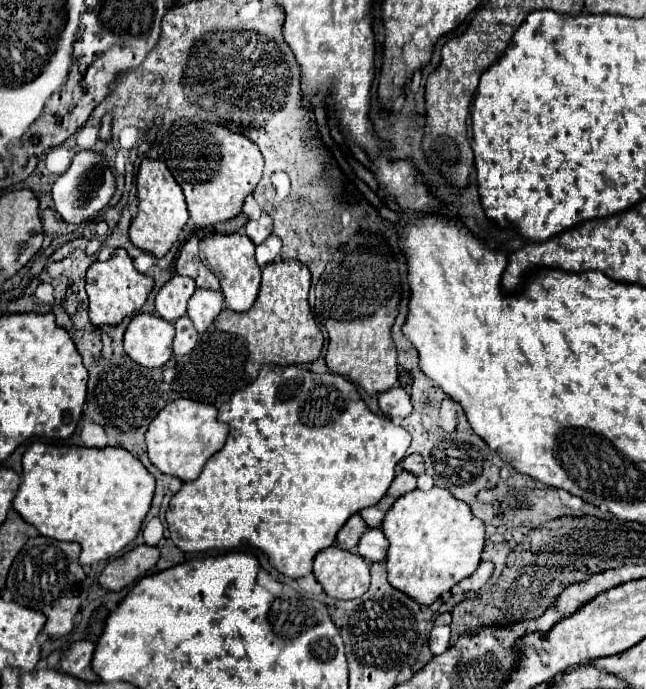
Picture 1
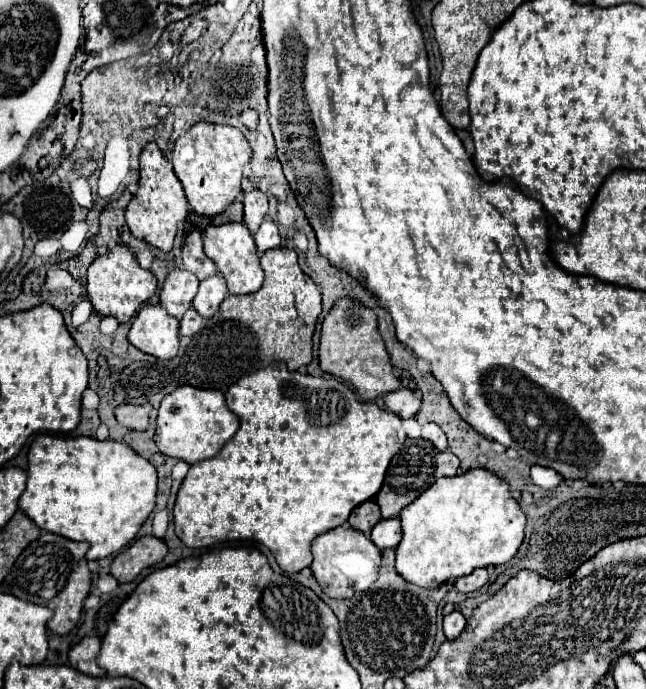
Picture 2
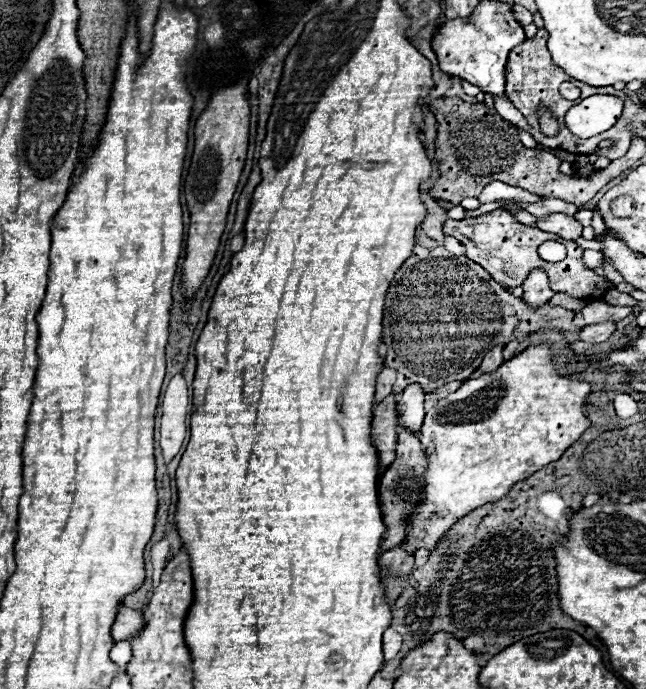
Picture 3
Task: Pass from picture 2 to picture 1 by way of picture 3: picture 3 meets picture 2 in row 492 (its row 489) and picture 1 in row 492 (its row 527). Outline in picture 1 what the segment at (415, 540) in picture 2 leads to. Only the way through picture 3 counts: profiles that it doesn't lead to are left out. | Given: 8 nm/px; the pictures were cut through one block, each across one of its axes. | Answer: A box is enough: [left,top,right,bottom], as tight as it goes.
[382,488,486,604]

